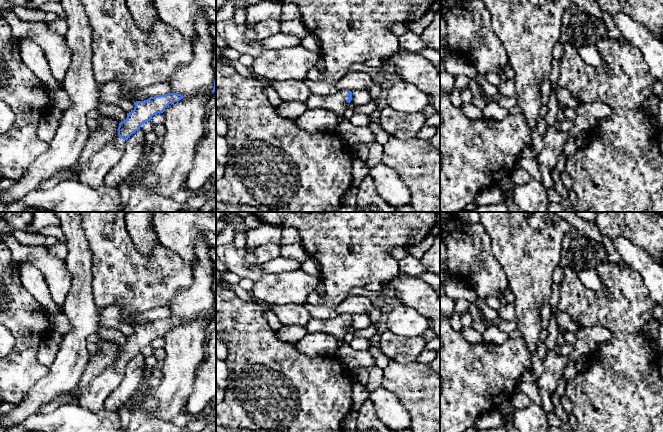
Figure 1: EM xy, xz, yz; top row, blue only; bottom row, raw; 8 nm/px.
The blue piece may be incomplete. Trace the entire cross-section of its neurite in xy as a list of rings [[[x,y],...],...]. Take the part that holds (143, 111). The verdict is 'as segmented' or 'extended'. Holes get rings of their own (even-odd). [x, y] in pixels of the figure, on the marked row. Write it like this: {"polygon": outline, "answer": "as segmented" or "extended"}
{"polygon": [[[168,93],[134,102],[134,110],[127,113],[127,118],[119,123],[118,133],[107,145],[95,153],[86,163],[77,165],[77,179],[84,185],[98,188],[104,184],[105,176],[121,160],[128,138],[140,130],[143,123],[150,121],[157,113],[183,98],[178,93]]], "answer": "extended"}

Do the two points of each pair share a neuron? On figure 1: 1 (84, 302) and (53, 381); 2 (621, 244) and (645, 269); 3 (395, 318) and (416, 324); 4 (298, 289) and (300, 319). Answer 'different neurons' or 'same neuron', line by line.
1: same neuron
2: same neuron
3: same neuron
4: different neurons

